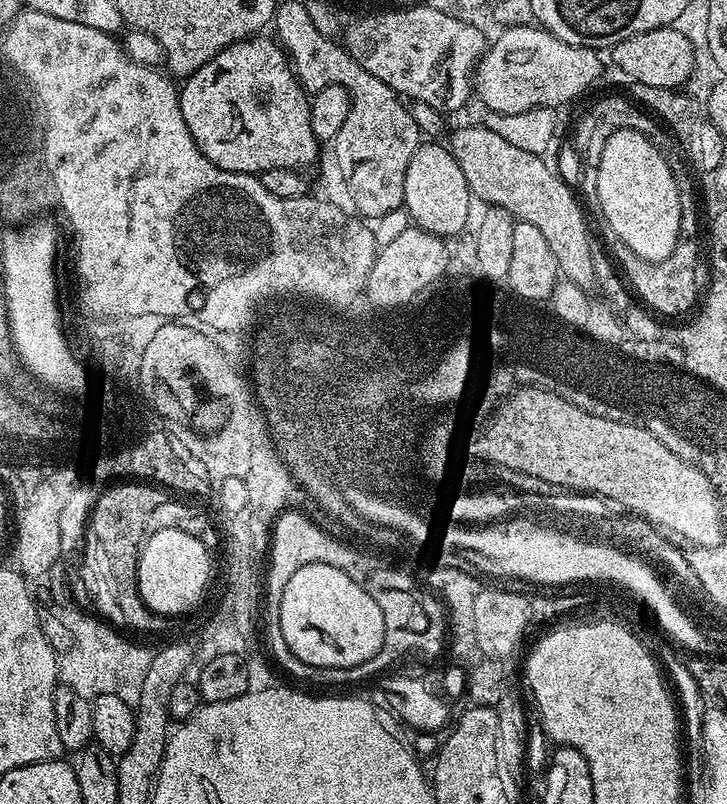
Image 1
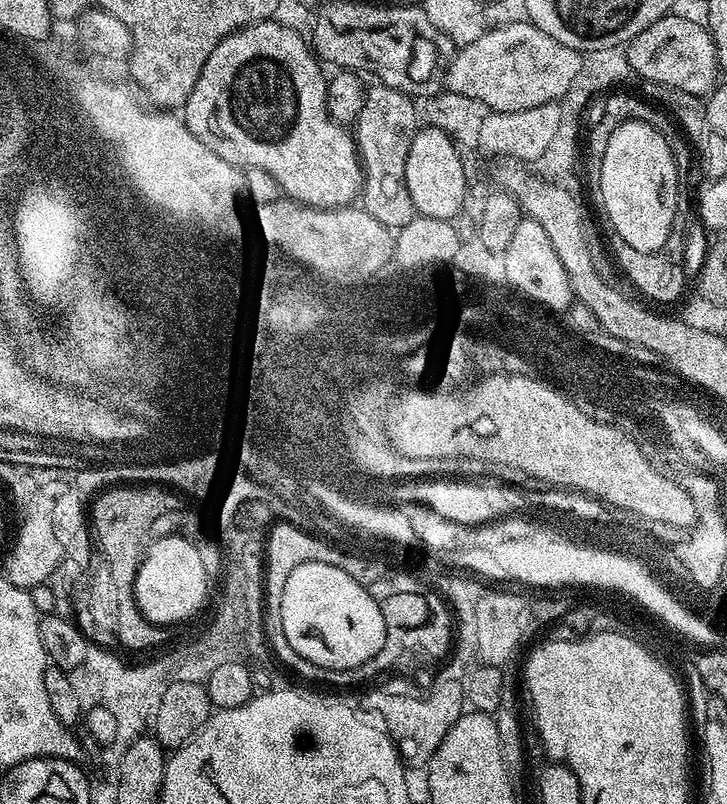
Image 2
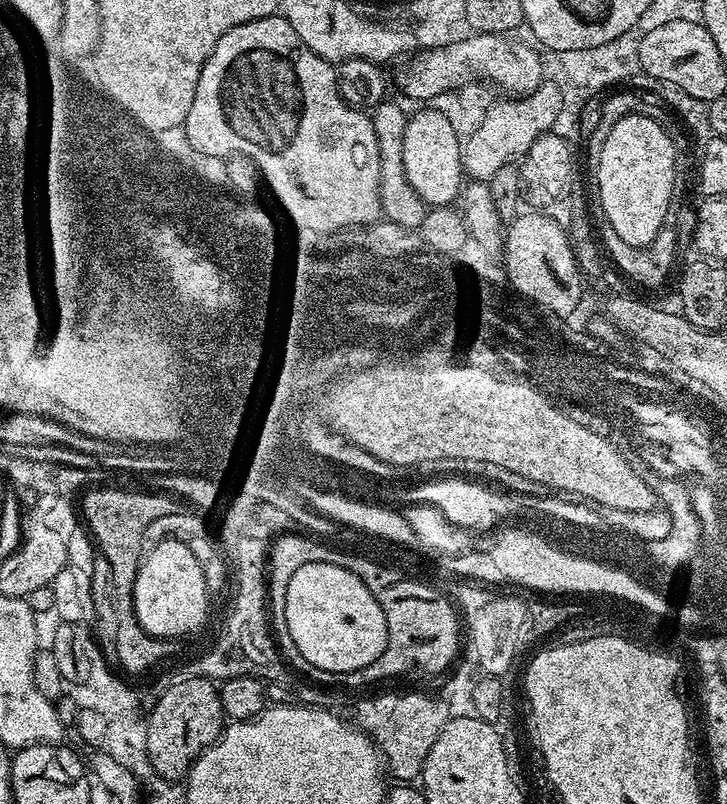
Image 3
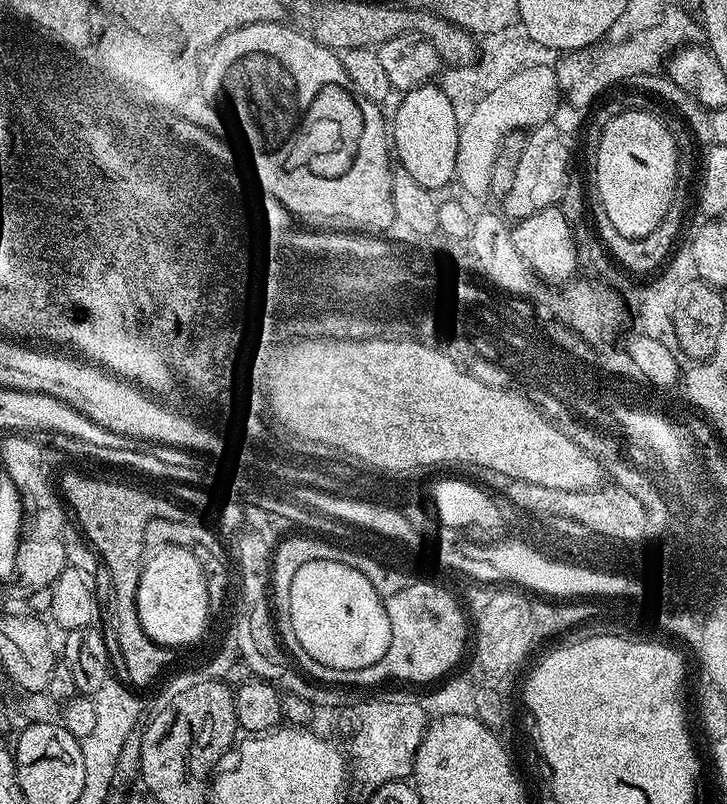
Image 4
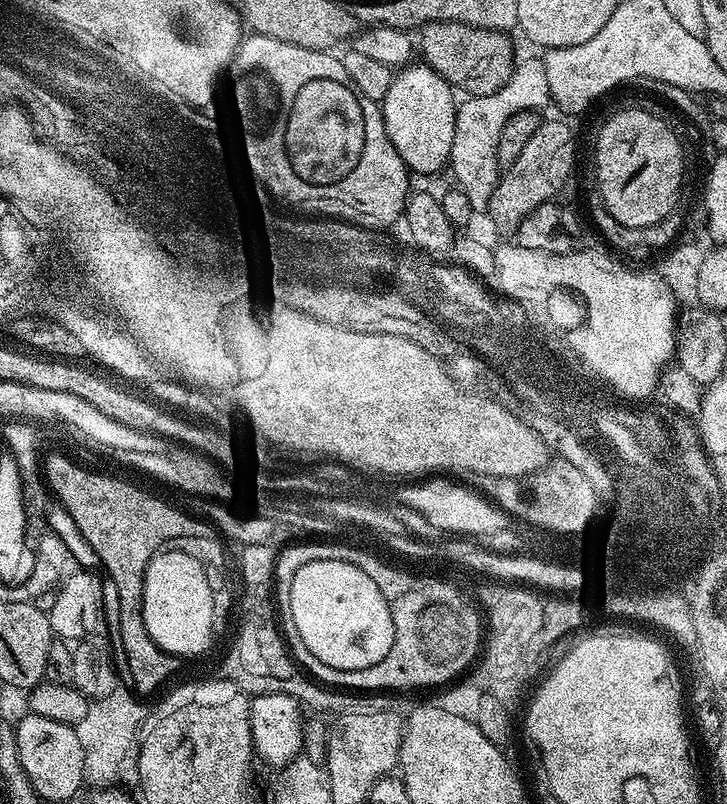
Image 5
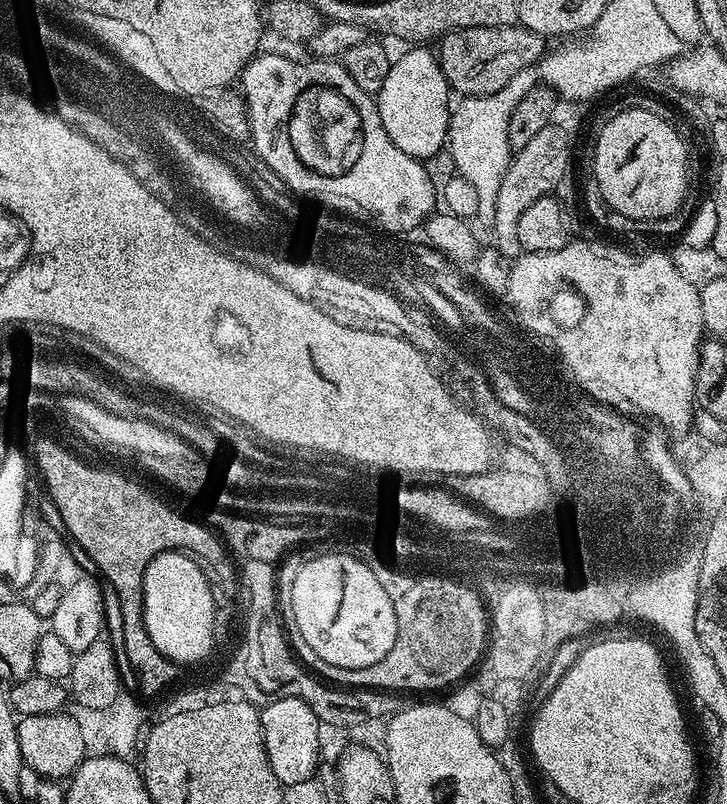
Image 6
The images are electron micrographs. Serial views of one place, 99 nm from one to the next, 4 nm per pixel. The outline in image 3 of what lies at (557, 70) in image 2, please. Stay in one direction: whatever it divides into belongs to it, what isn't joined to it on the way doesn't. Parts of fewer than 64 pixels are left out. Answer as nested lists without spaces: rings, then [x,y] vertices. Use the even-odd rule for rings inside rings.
[[[482,32],[469,35],[467,39],[453,42],[445,48],[424,48],[399,65],[401,68],[396,72],[396,84],[410,99],[432,102],[436,97],[452,92],[455,85],[463,84],[472,76],[484,74],[500,80],[500,90],[509,97],[525,96],[545,79],[546,64],[539,56],[541,53],[531,43],[520,43],[519,39],[508,40],[505,35]]]

